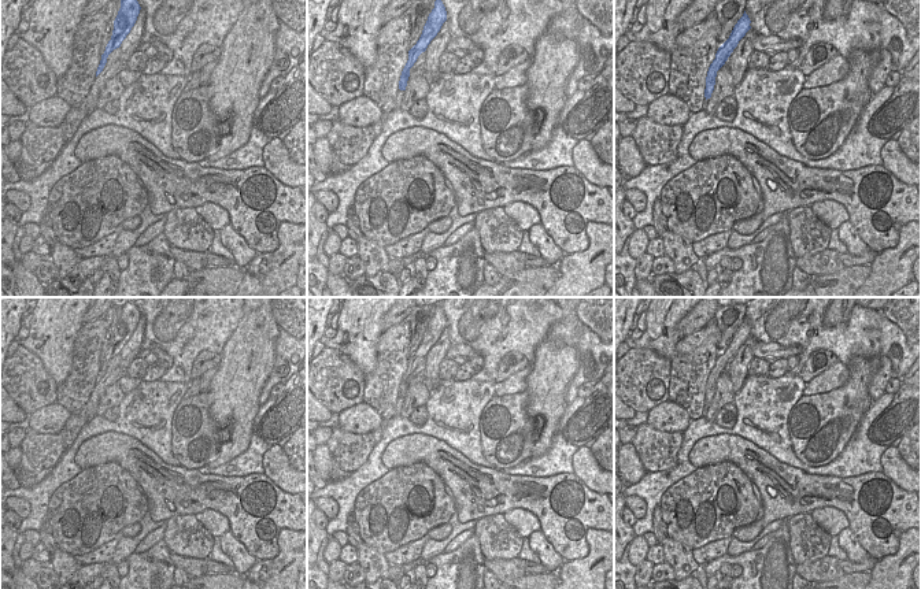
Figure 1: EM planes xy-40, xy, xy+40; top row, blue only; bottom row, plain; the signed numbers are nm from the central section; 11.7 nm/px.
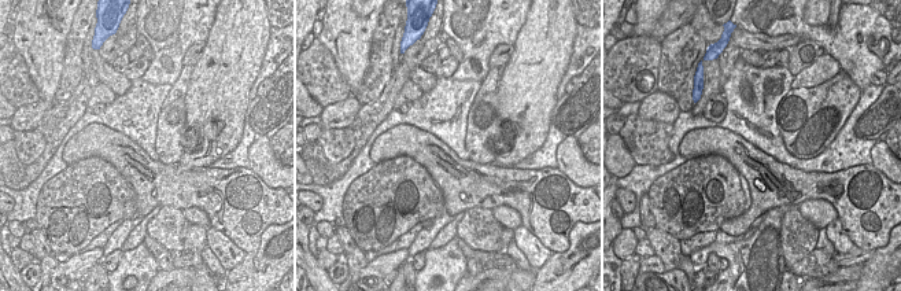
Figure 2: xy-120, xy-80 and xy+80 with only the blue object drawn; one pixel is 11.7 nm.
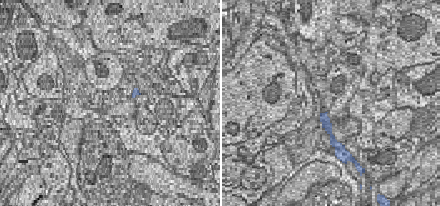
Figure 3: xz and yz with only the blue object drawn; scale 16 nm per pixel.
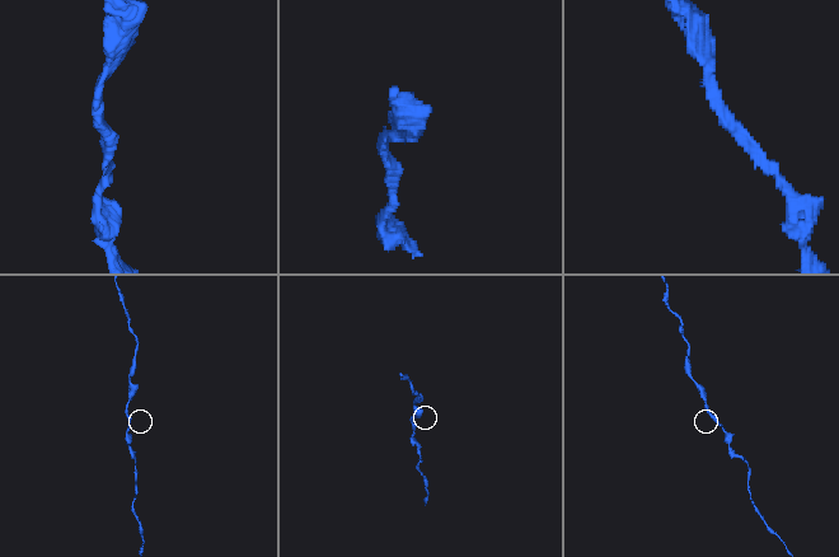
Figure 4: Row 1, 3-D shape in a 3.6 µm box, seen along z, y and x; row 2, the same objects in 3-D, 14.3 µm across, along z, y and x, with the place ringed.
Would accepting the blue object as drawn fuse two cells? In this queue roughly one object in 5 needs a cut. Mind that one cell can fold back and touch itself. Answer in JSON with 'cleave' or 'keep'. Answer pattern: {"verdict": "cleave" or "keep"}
{"verdict": "keep"}

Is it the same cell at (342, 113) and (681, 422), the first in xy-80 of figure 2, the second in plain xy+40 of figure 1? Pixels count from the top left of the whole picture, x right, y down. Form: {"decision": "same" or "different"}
{"decision": "same"}

